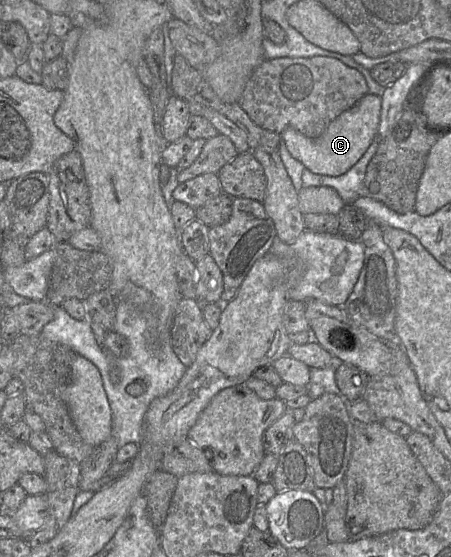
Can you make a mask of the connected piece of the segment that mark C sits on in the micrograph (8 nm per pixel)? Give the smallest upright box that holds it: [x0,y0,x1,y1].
[280,93,381,176]

